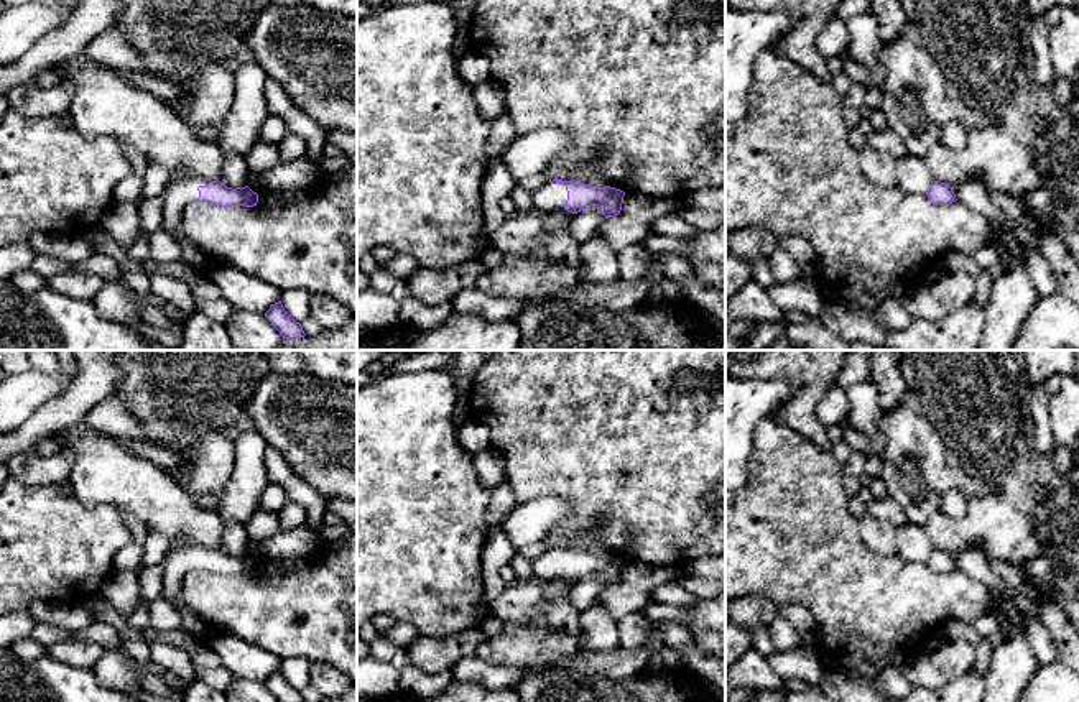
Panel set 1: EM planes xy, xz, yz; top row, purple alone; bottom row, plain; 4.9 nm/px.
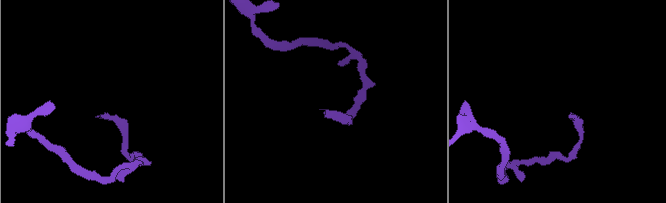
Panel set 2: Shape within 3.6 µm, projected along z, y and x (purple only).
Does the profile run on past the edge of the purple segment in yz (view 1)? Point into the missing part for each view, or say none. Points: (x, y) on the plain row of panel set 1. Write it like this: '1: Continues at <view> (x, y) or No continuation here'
1: No continuation here

